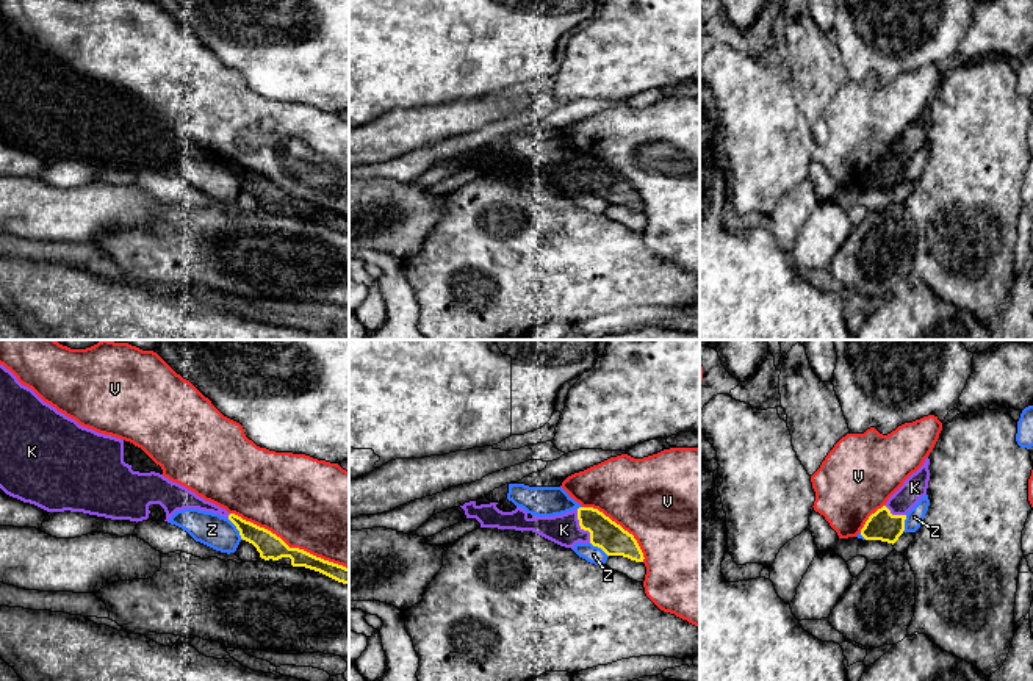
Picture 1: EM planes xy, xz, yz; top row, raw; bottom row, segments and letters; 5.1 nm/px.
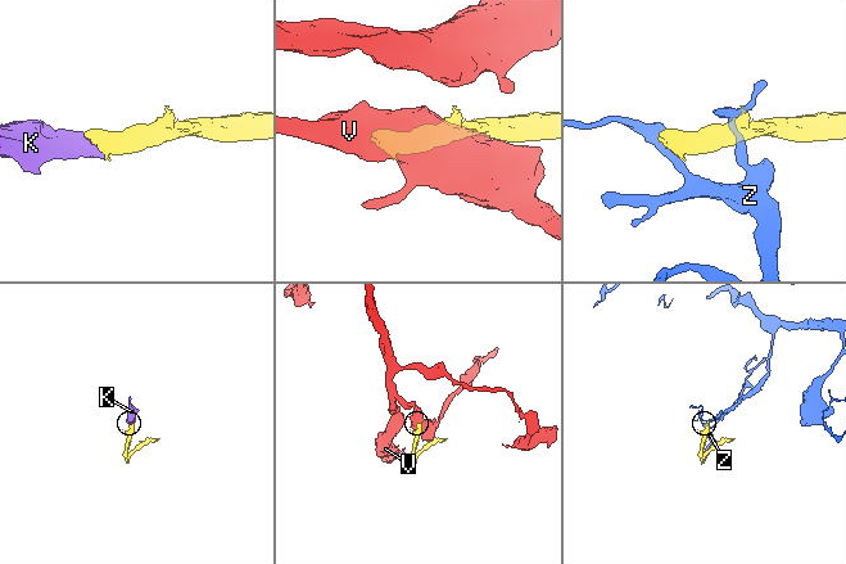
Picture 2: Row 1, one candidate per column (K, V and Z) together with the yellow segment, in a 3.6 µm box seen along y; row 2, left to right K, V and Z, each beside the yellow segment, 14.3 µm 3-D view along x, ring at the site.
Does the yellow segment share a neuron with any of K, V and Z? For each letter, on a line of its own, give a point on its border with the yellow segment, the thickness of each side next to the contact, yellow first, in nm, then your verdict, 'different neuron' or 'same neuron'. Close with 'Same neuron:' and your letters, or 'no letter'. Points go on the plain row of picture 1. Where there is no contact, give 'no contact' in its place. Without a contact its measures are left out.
K: xz (581, 176) | 160/160 nm | same neuron
V: xy (288, 196) | 130/460 nm | different neuron
Z: xy (237, 177) | 130/170 nm | different neuron
Same neuron: K

